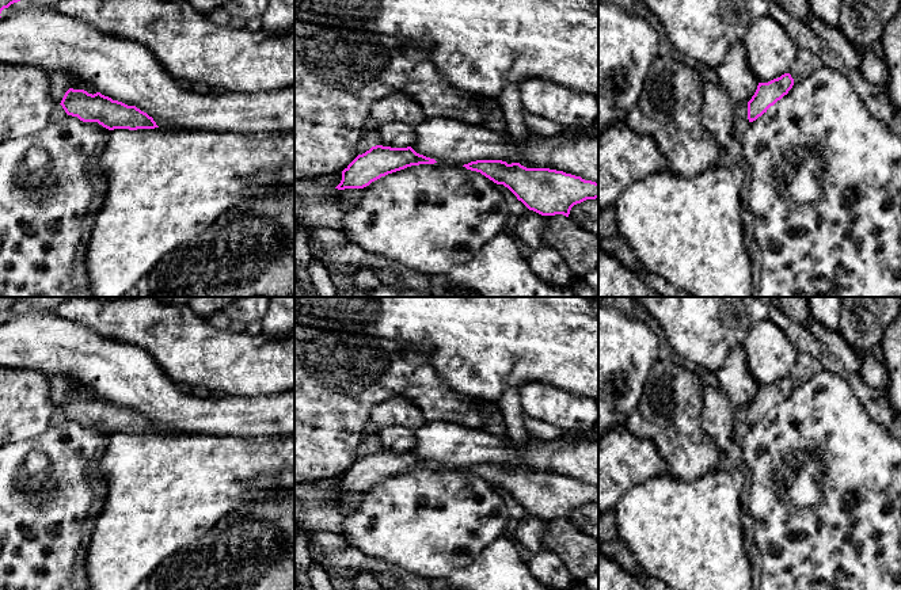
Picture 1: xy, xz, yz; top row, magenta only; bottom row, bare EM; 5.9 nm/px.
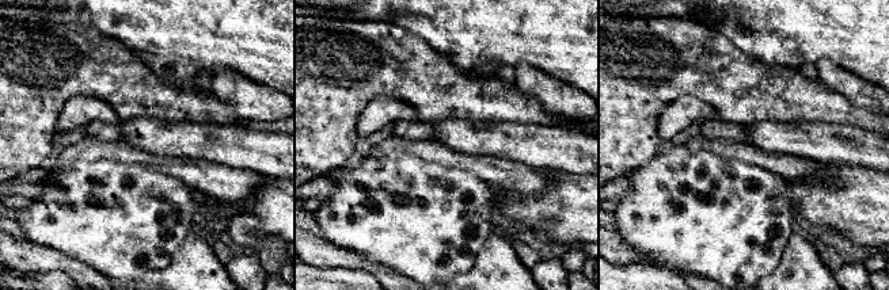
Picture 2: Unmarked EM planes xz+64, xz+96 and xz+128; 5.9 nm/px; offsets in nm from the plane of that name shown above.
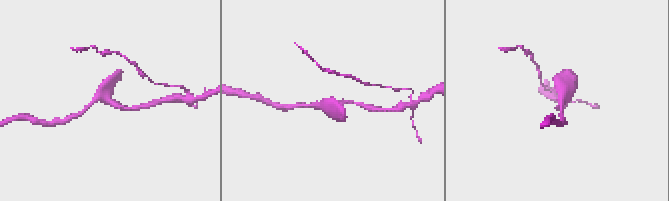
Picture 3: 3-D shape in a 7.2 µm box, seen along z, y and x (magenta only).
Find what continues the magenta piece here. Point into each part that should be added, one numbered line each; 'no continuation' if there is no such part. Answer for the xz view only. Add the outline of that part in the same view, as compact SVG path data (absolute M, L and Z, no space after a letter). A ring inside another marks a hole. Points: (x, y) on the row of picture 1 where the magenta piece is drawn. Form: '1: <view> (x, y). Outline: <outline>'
no continuation

